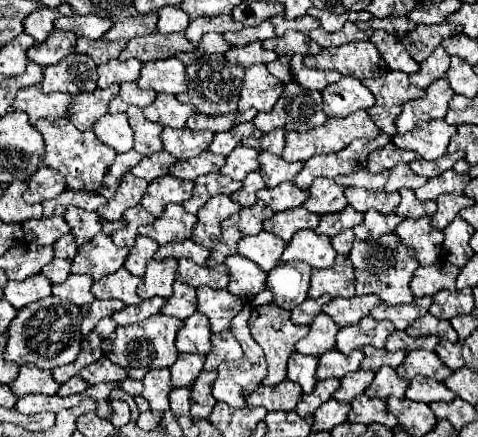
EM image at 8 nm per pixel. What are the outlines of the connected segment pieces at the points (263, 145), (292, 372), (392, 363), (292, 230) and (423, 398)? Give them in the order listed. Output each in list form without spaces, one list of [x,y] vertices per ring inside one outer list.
[[[272,130],[272,132],[266,132],[262,134],[262,138],[254,140],[256,144],[256,150],[266,150],[270,154],[276,154],[280,156],[282,150],[284,150],[284,130]]]
[[[294,352],[288,360],[288,380],[302,386],[304,394],[310,394],[316,384],[318,356],[304,356]]]
[[[364,346],[362,348],[364,350],[364,360],[362,360],[362,364],[360,364],[360,368],[362,370],[372,370],[372,372],[376,372],[376,370],[380,370],[382,366],[390,366],[390,368],[396,368],[402,360],[404,360],[404,352],[388,352],[388,350],[376,350],[376,348],[372,348],[372,346]]]
[[[298,206],[294,210],[276,212],[272,218],[264,220],[264,230],[280,236],[288,244],[298,230],[304,230],[304,228],[316,230],[318,222],[320,222],[320,216],[318,214],[312,214],[306,208]]]
[[[416,376],[414,380],[410,380],[406,398],[428,404],[434,400],[454,400],[456,394],[452,390],[448,390],[442,382],[436,382],[432,378],[424,378],[424,376]]]

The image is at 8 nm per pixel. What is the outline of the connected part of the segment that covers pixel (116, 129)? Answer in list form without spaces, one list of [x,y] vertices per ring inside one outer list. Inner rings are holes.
[[[104,114],[96,120],[94,134],[102,144],[114,148],[118,154],[132,150],[134,136],[126,114]]]

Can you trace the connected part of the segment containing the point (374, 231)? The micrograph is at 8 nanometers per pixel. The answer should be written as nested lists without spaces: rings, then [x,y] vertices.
[[[368,210],[364,214],[364,222],[354,226],[354,234],[358,240],[374,240],[380,238],[382,234],[394,232],[402,220],[404,218],[398,214],[378,214],[374,210]]]

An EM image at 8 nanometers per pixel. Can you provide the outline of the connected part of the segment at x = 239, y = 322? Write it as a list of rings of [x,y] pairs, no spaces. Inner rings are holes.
[[[244,304],[244,308],[240,310],[240,314],[232,320],[232,334],[234,338],[240,342],[242,350],[244,350],[244,356],[236,362],[222,362],[222,366],[218,366],[218,378],[216,382],[212,382],[212,396],[218,400],[218,402],[226,402],[230,404],[232,408],[242,408],[246,406],[244,404],[244,398],[256,390],[262,382],[262,378],[266,376],[266,360],[264,360],[264,354],[262,354],[262,348],[254,342],[254,338],[250,336],[250,330],[248,330],[248,318],[250,318],[250,304]]]

